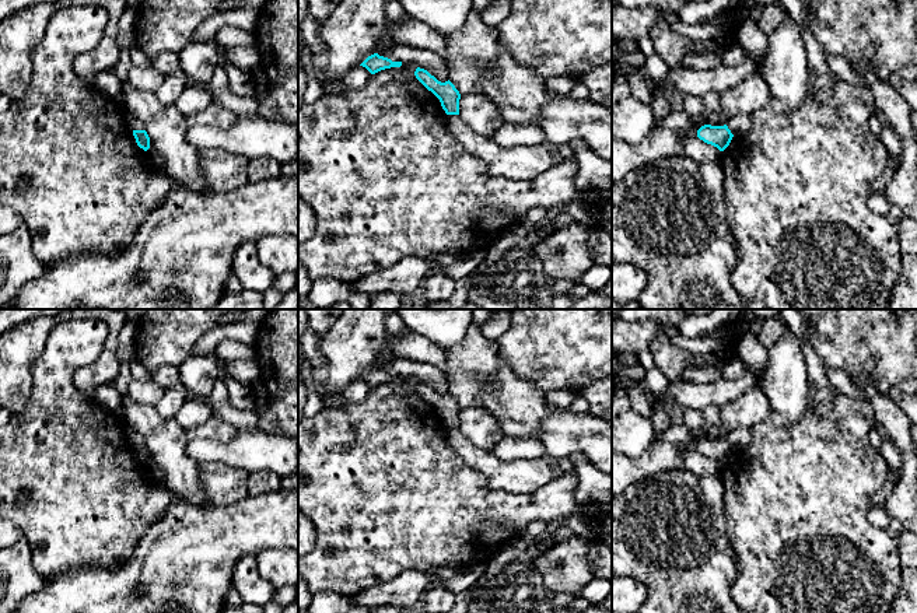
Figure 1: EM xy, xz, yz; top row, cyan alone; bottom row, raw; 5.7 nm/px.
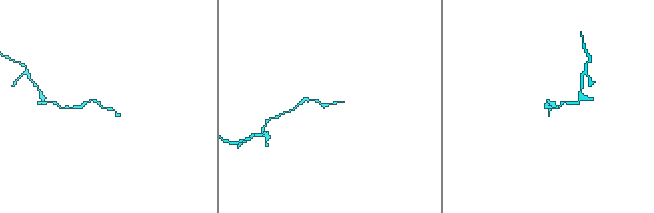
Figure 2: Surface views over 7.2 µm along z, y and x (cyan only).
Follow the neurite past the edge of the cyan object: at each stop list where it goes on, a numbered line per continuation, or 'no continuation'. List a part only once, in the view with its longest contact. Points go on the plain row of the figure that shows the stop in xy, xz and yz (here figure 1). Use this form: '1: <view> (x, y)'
no continuation

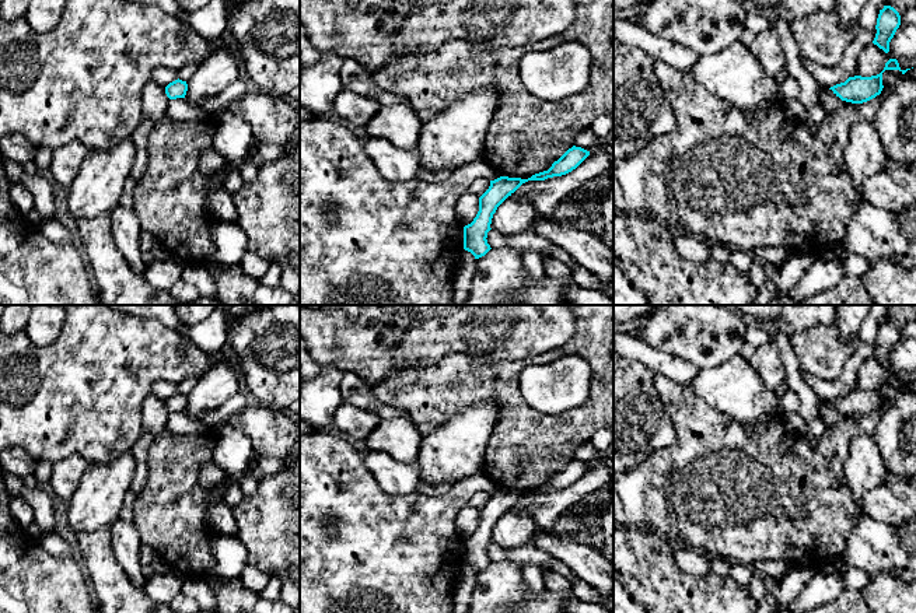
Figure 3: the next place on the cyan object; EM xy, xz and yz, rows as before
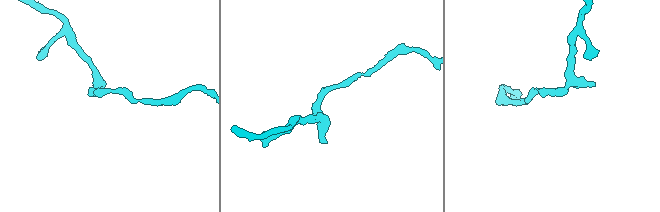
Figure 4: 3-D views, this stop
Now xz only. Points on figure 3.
no continuation

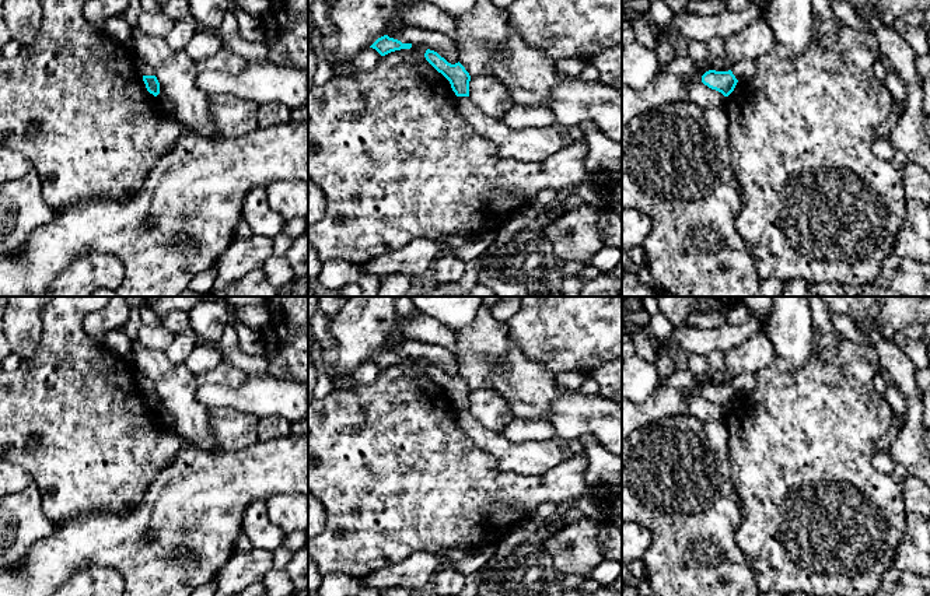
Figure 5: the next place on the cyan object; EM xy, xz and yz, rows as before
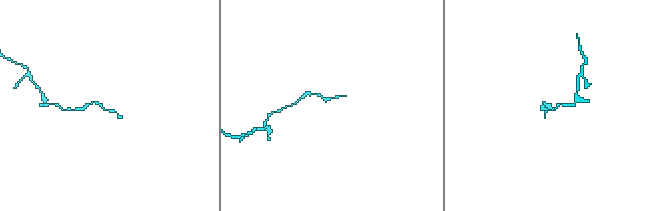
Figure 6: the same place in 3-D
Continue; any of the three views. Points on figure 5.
no continuation

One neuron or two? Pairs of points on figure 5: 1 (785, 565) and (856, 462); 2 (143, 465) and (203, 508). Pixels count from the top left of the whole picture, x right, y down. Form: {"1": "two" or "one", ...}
{"1": "one", "2": "two"}

